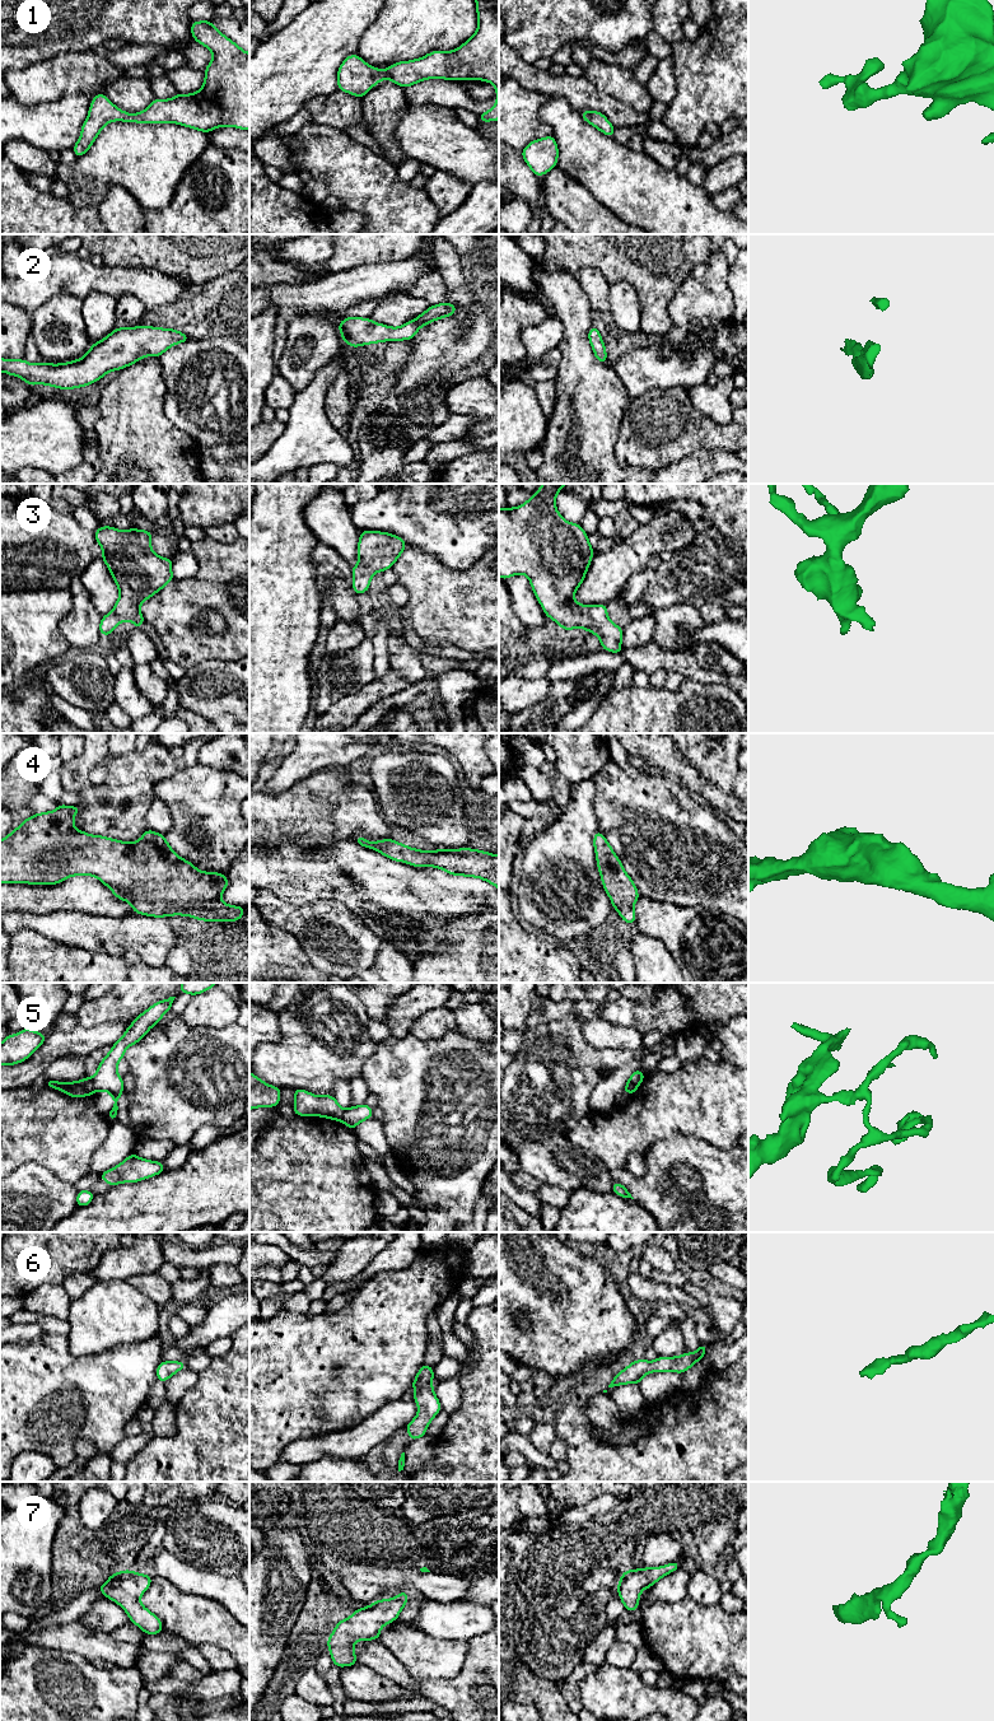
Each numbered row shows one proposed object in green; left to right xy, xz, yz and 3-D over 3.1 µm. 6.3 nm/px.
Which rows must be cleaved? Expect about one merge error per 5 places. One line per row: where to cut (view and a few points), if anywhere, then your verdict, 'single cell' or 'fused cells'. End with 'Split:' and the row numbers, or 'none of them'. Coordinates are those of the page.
1: no cut; single cell
2: no cut; single cell
3: no cut; single cell
4: no cut; single cell
5: cut in xy along (88, 1078), (96, 1090); fused cells
6: no cut; single cell
7: no cut; single cell
Split: 5

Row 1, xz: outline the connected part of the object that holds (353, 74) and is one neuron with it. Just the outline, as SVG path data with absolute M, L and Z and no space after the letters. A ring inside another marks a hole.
M476 0L477 31L458 48L433 51L423 59L392 64L381 71L349 55L337 70L339 90L363 98L384 78L407 88L425 79L485 80L496 89L496 103L479 121L499 120L499 0Z

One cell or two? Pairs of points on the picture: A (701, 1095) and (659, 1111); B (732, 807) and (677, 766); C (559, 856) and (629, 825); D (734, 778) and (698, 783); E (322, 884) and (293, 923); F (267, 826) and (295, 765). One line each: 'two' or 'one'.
A: one
B: one
C: two
D: two
E: two
F: two

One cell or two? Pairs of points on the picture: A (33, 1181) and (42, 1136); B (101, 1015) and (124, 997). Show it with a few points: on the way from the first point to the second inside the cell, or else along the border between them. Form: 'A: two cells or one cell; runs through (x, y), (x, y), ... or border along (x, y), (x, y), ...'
A: two cells; border along (13, 1170), (24, 1164), (36, 1162), (64, 1179)
B: one cell; runs through (106, 1010), (118, 1002)

